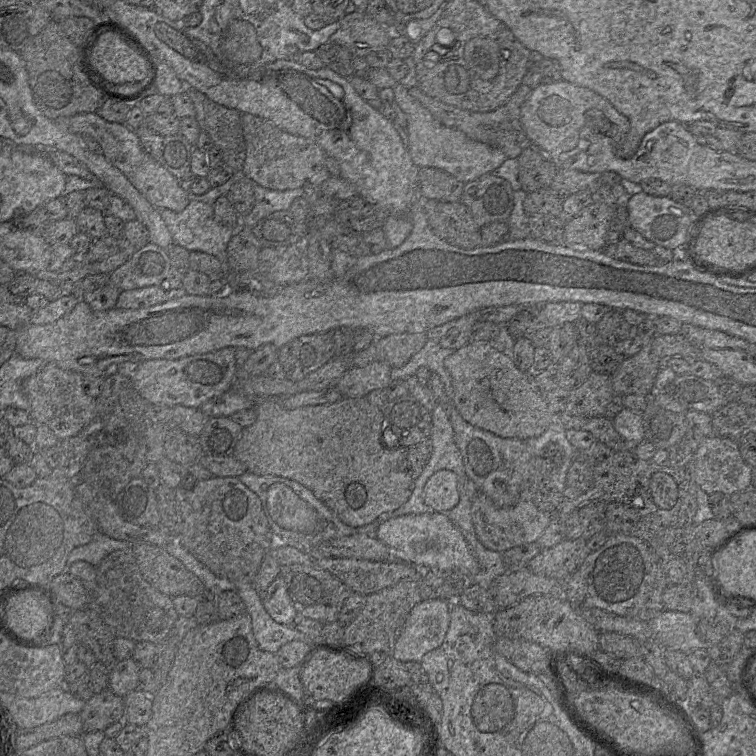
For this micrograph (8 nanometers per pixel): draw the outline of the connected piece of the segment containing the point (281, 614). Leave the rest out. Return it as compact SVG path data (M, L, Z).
M278 576L261 595L263 606L271 618L283 625L291 625L297 615L282 576Z

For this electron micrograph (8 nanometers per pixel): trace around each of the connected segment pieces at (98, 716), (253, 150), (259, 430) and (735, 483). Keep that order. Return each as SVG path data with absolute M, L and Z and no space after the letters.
M105 689L85 702L79 716L83 733L103 732L111 724L124 721L124 698Z
M241 113L246 157L241 173L256 184L270 190L294 190L306 183L320 188L329 179L326 153L314 141L289 134L272 123L252 114Z
M366 396L357 398L343 397L334 403L302 406L295 409L286 409L282 406L281 400L271 399L253 406L253 408L257 411L256 421L252 425L243 428L233 453L233 456L246 467L246 471L256 475L280 476L300 483L332 510L343 523L354 528L364 527L377 520L382 514L398 509L411 496L414 488L414 479L410 475L407 462L408 447L397 445L396 447L388 448L384 446L383 411L372 404Z
M711 435L699 443L694 454L694 482L708 495L715 492L732 495L751 488L752 470L743 460L737 440Z

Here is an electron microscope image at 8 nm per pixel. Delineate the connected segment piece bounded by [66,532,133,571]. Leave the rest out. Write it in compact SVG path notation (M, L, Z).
M98 532L93 539L82 546L75 548L67 560L67 570L77 561L85 561L98 567L104 558L110 553L131 547L131 543L113 539L102 532Z

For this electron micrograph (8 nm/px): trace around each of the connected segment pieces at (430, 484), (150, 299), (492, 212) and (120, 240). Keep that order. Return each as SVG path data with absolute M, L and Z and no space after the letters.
M448 469L434 472L424 486L423 498L431 511L448 513L460 500L457 475Z
M157 286L143 287L122 291L117 300L116 308L141 309L163 303L169 299L180 297L185 292L180 289L166 291Z
M486 173L464 184L460 201L467 206L480 227L494 221L507 222L514 207L514 190L506 179Z
M107 235L96 239L85 253L83 264L88 268L88 274L110 274L128 261L135 248L124 237Z

